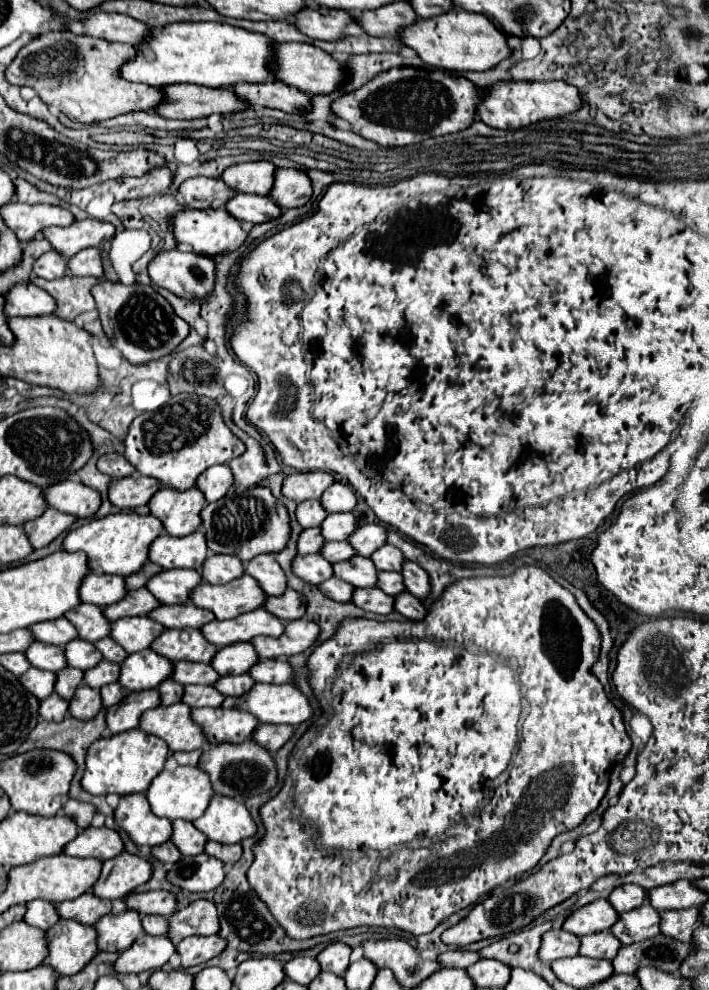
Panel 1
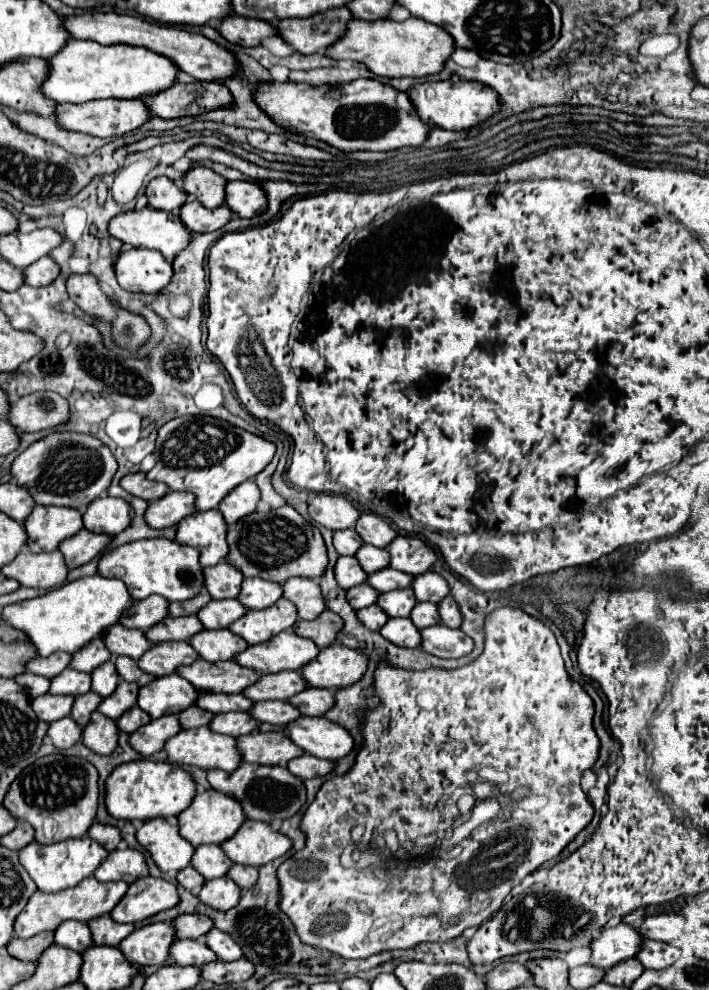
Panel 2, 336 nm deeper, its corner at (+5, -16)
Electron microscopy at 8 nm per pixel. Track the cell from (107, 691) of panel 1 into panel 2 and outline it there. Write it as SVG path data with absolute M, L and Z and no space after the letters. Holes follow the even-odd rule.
M134 706L134 708L130 708L130 712L124 712L124 714L116 720L116 724L118 724L118 728L120 728L122 732L132 734L132 732L136 732L140 726L144 726L144 718L146 718L146 724L148 724L148 722L150 722L150 716L148 716L146 712L142 712L138 706Z

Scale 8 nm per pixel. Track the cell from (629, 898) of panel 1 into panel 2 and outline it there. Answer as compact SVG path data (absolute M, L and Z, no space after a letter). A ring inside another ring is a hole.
M654 914L646 916L640 924L638 932L644 938L660 940L660 942L674 942L684 932L684 918L680 914Z

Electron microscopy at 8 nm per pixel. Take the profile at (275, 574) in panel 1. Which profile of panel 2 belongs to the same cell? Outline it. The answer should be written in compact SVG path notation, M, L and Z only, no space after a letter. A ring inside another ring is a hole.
M290 578L282 584L284 598L298 608L298 618L314 620L326 606L320 594L320 586L310 578Z

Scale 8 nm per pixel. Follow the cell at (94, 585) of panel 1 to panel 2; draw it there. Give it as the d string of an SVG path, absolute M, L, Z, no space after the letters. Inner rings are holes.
M148 596L144 600L136 600L134 608L122 616L120 624L126 628L148 630L150 626L162 622L168 616L168 600L162 596Z

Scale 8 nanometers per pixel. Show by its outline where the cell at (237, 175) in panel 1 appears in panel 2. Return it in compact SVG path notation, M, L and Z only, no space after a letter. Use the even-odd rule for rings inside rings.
M200 166L188 170L184 176L184 190L190 196L196 196L206 208L218 208L224 204L226 184L228 184L226 178Z

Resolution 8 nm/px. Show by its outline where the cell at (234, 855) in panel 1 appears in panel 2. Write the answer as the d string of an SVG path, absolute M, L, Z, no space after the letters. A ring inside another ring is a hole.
M234 864L226 876L232 878L240 888L252 888L256 884L256 880L258 880L258 868Z

